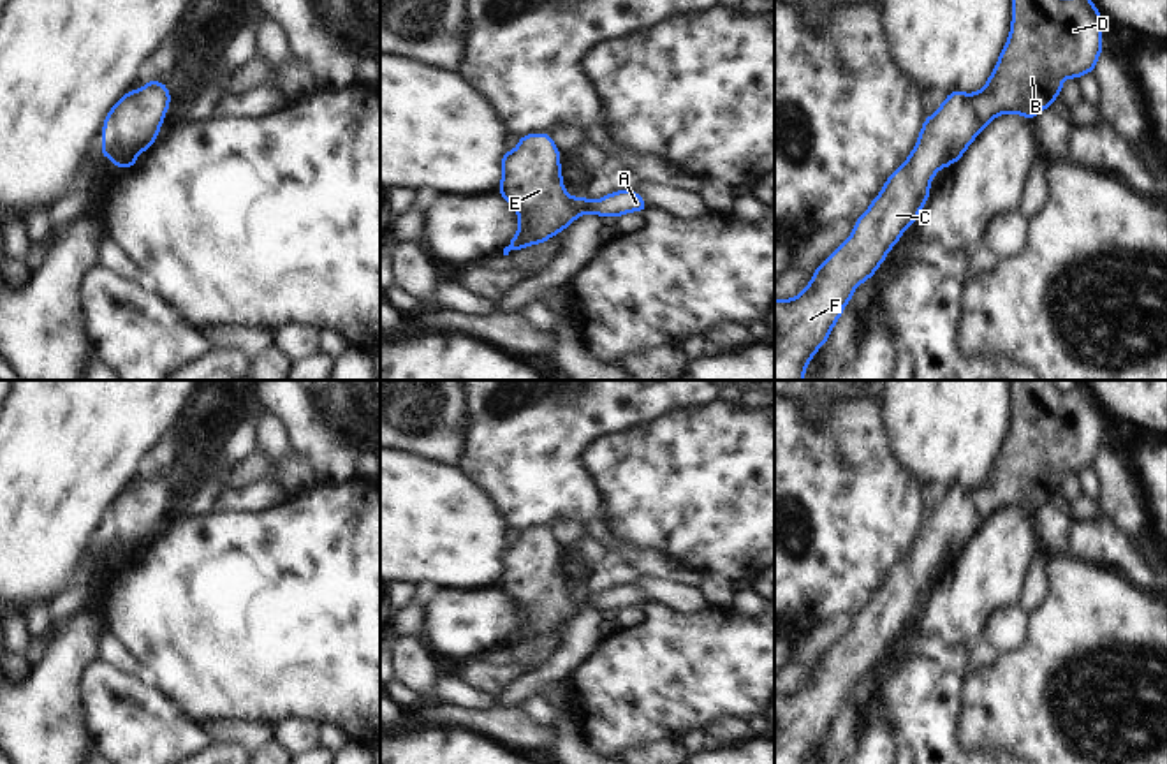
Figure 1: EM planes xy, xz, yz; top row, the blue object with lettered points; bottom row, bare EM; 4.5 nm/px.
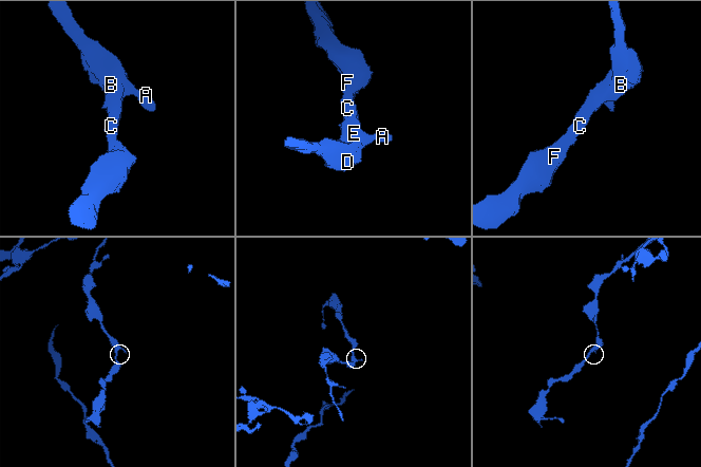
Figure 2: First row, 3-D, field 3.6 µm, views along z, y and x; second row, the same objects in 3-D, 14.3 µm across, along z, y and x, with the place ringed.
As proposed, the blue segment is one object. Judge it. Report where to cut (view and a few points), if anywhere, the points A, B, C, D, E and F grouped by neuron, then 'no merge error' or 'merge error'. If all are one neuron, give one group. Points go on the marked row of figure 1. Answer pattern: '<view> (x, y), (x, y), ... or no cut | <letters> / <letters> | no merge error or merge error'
no cut | A B C D E F | no merge error

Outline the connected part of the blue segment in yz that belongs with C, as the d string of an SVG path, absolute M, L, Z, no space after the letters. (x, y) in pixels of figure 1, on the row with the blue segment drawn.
M1012 0L1012 26L1007 44L986 86L977 93L950 92L933 116L924 118L922 130L910 157L885 181L868 211L855 220L852 236L840 245L811 275L810 285L796 299L774 299L774 380L803 380L815 352L826 343L843 306L855 287L873 276L885 253L899 241L901 232L915 222L929 197L931 178L940 167L958 162L979 132L1003 113L1017 113L1028 120L1047 109L1060 97L1067 76L1079 79L1095 70L1102 53L1102 16L1091 0Z

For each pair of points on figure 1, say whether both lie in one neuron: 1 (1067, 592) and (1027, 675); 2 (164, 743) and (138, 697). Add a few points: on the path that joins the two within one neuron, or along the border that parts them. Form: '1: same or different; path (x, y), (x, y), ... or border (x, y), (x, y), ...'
1: same; path (1067, 613), (1067, 634), (1048, 653)
2: same; path (154, 733), (138, 717), (138, 708)

